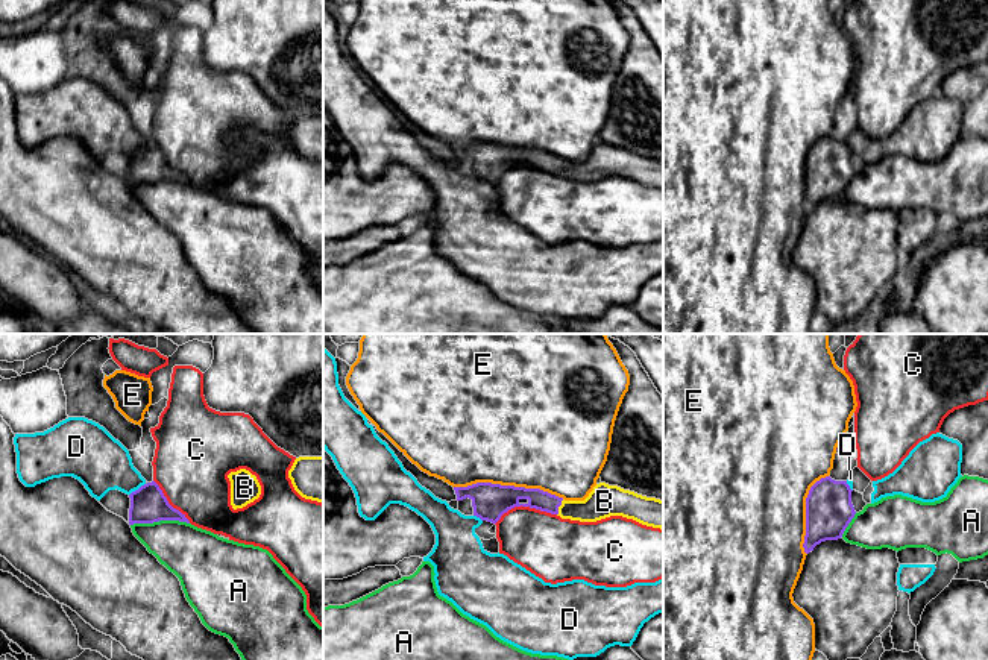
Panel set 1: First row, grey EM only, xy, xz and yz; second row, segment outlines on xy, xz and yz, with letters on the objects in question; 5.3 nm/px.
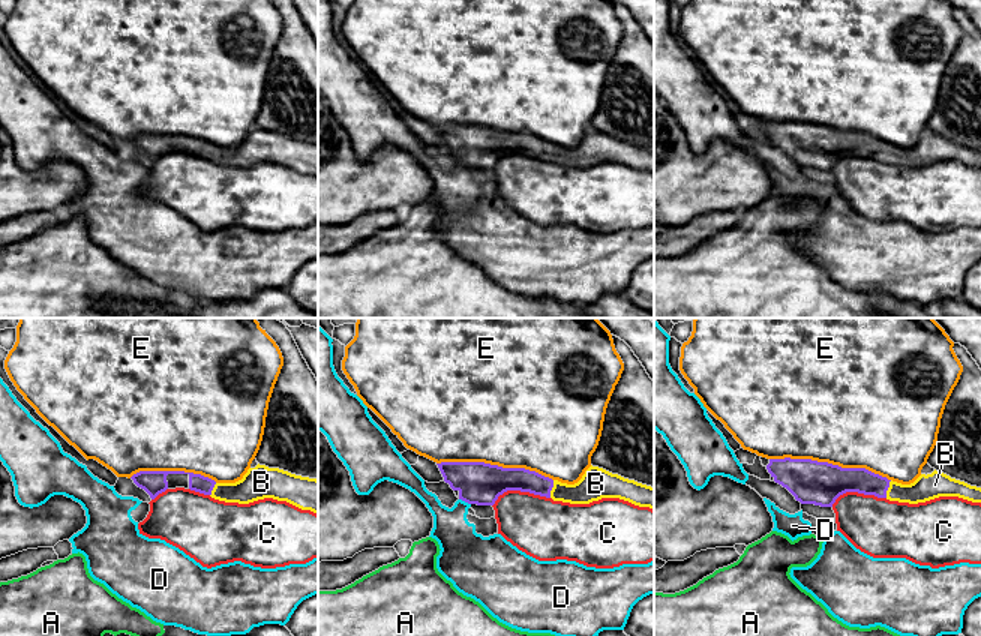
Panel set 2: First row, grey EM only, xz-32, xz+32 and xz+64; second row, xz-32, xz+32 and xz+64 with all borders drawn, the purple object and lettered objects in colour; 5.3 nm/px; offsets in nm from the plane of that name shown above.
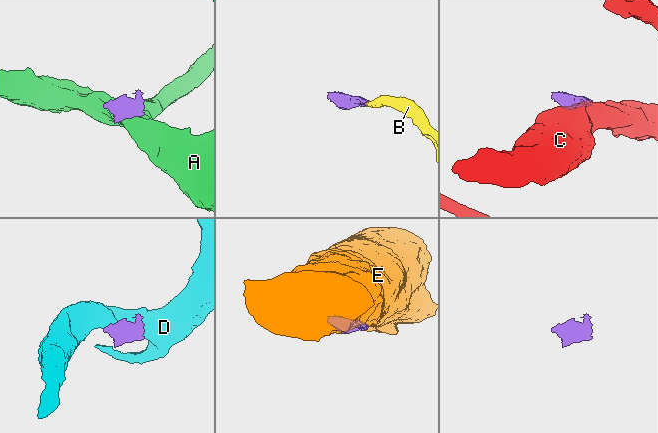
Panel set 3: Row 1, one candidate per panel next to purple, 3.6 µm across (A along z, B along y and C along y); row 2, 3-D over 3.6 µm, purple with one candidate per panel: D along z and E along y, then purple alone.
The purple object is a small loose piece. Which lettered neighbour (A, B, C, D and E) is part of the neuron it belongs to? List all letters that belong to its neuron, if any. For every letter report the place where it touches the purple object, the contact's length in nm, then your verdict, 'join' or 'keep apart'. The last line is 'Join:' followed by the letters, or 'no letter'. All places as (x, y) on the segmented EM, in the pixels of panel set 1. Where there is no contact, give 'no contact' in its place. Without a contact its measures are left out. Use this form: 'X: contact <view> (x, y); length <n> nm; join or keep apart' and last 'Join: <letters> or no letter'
A: contact xy (160, 519); length 320 nm; keep apart
B: contact xz (559, 506); length 90 nm; join
C: contact xz (524, 506); length 340 nm; keep apart
D: contact xy (138, 489); length 110 nm; keep apart
E: contact xz (509, 486); length 600 nm; keep apart
Join: B

